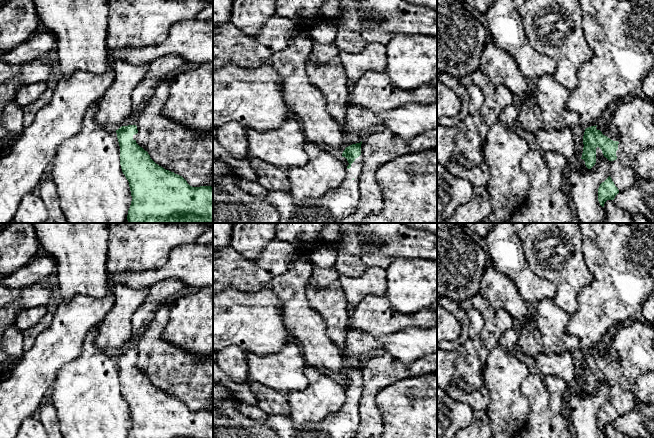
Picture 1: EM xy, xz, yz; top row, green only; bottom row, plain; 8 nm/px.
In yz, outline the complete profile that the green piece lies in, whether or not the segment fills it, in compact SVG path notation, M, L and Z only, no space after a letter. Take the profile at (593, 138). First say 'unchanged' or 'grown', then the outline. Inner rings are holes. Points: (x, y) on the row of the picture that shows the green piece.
grown; M632 96L617 102L610 110L609 123L616 130L613 135L601 122L585 129L581 157L586 167L591 169L596 163L596 148L599 147L604 157L610 161L610 176L598 188L598 201L602 207L607 200L614 200L620 191L638 185L639 175L632 168L631 161L639 151L654 147L654 100Z

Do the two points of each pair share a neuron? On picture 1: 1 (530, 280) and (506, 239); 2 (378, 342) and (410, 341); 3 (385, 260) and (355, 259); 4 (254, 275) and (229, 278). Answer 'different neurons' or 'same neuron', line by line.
1: same neuron
2: same neuron
3: same neuron
4: same neuron

